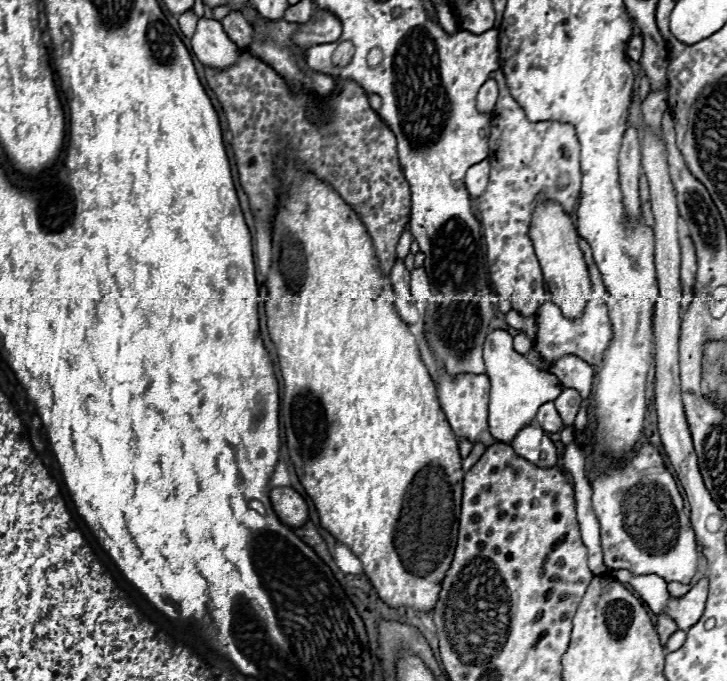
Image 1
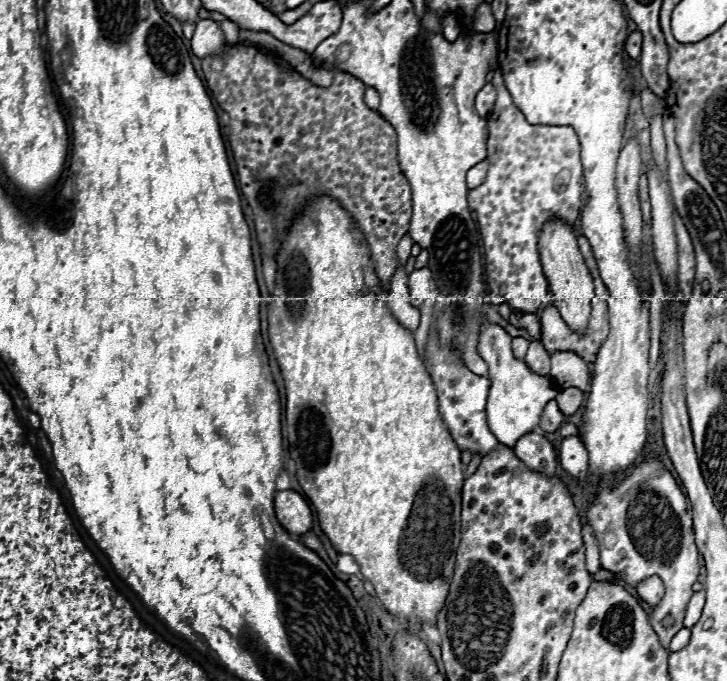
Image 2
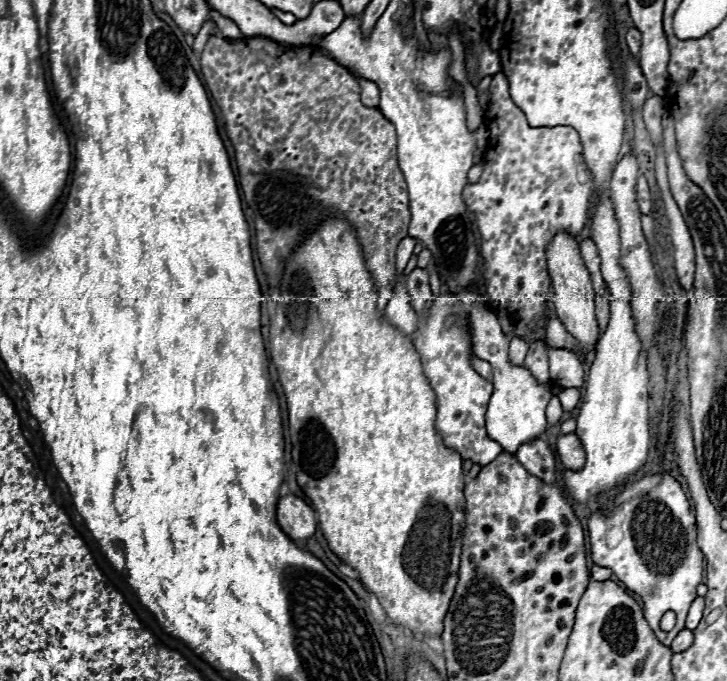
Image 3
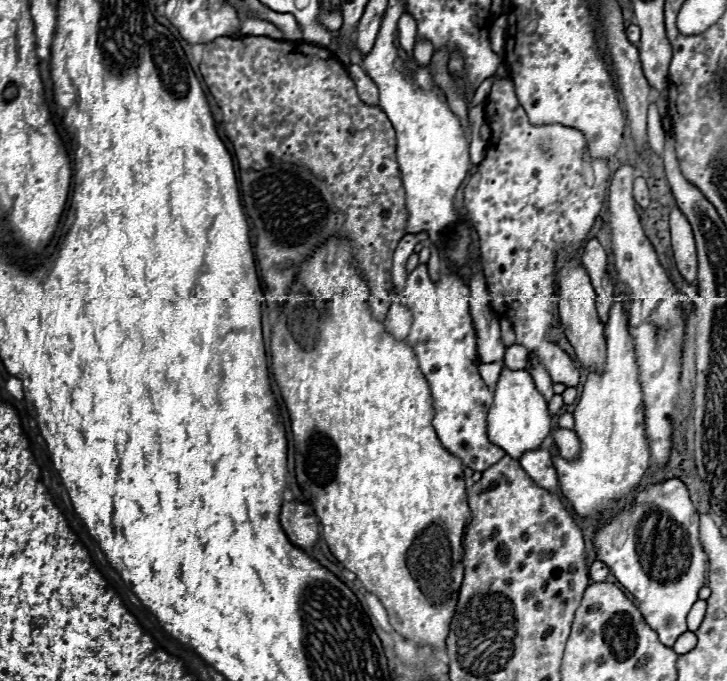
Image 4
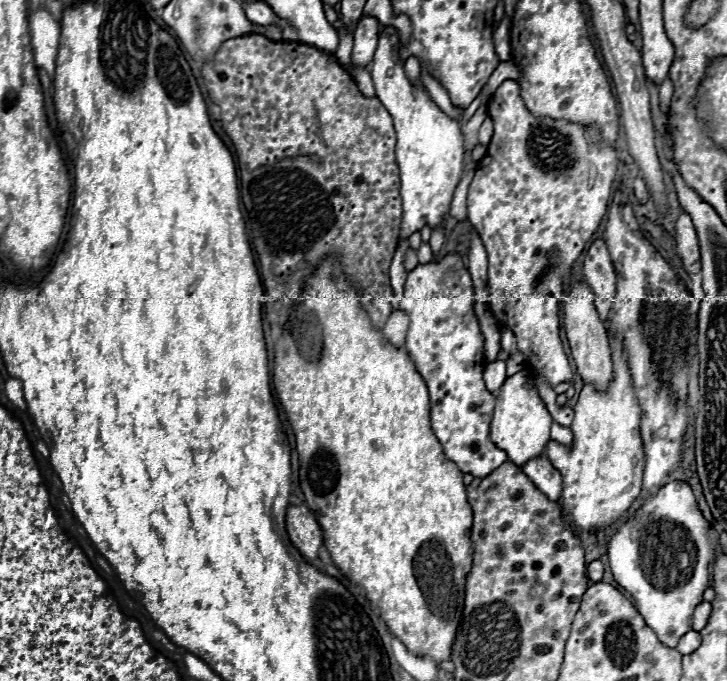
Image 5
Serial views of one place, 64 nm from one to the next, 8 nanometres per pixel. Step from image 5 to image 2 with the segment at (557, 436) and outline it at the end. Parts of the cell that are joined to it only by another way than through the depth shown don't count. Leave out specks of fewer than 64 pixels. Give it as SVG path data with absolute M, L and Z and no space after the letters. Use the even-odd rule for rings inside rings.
M578 436L562 438L560 464L568 474L572 474L572 476L576 476L580 480L584 478L586 468L588 468L588 452L584 450L584 444L580 442Z

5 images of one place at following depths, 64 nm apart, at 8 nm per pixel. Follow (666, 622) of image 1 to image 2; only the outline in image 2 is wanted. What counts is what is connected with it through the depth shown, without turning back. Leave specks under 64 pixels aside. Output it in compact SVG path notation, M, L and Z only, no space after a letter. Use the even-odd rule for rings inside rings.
M652 458L644 460L624 482L602 488L588 508L586 518L598 540L602 568L622 574L632 588L636 582L644 582L644 578L652 576L658 576L664 582L664 598L652 608L650 624L658 634L660 644L668 648L672 636L684 628L684 606L688 606L688 598L694 594L692 584L696 584L700 574L700 556L694 544L692 516L688 514L686 496L674 476L660 462ZM606 532L616 536L616 544L610 548L604 544ZM666 614L674 616L674 626L670 628L662 626Z

